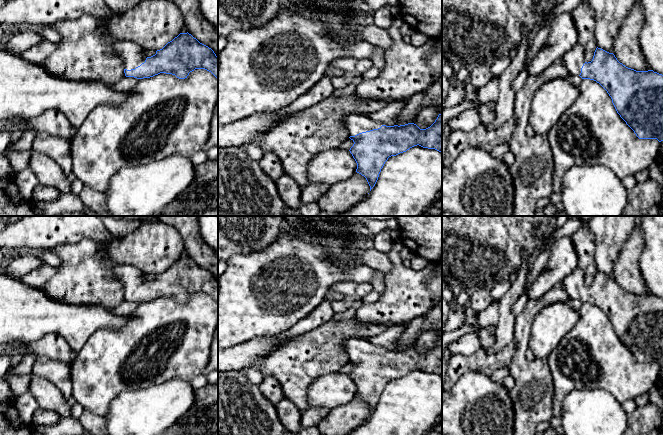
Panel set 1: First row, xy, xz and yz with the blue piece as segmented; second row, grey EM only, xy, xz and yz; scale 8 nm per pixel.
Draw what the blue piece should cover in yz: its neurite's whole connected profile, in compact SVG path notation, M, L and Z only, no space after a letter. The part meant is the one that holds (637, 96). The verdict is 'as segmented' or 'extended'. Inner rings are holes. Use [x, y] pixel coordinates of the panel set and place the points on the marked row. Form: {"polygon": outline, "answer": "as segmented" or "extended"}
{"polygon": "M576 43L565 53L562 62L569 73L599 83L609 94L612 103L626 124L639 139L663 141L663 75L653 70L636 71L620 63L613 53L596 48L591 62L585 61L585 48Z", "answer": "extended"}

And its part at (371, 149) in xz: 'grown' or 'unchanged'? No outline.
grown

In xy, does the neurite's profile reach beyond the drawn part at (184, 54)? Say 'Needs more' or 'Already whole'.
Needs more

